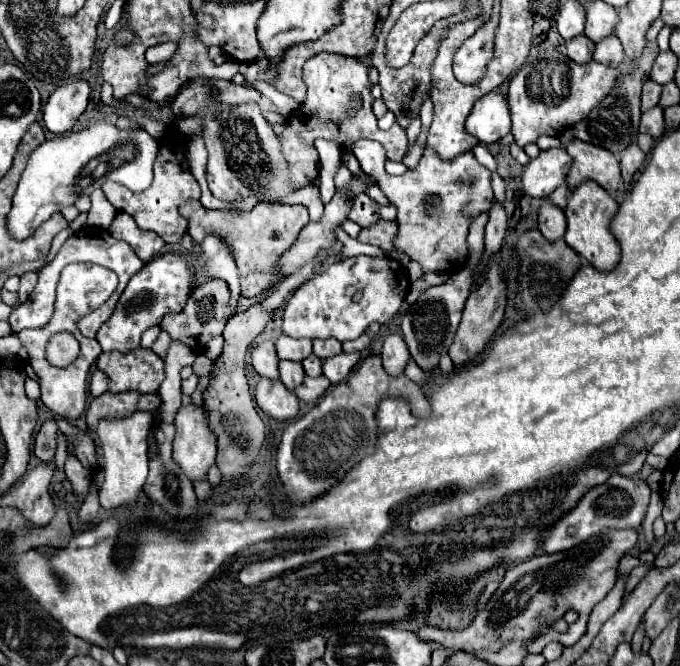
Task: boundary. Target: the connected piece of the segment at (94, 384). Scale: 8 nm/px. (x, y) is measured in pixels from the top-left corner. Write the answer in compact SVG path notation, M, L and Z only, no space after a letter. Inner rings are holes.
M95 370L95 372L91 374L89 390L91 390L91 394L93 394L93 396L99 396L99 394L103 394L103 392L107 390L107 376L105 376L105 372Z

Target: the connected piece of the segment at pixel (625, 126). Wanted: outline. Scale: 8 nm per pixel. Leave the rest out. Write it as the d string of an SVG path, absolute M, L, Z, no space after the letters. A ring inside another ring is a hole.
M657 18L649 30L647 30L647 44L643 48L643 54L635 60L629 60L629 62L623 62L619 66L619 78L615 80L615 86L613 90L609 92L609 96L589 112L589 116L581 122L577 122L573 128L571 128L571 134L583 142L589 142L589 144L597 144L597 146L603 146L607 150L611 150L615 156L619 156L623 152L623 148L627 148L627 144L635 142L635 136L639 132L639 116L641 116L641 86L643 82L649 78L649 72L651 72L651 66L653 66L653 60L655 56L659 54L659 46L657 46L657 34L659 30L663 28L663 20Z

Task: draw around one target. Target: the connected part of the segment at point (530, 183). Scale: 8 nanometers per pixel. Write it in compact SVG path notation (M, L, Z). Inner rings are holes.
M565 148L543 150L523 168L523 190L533 198L549 196L565 180L569 166L571 156L567 156Z

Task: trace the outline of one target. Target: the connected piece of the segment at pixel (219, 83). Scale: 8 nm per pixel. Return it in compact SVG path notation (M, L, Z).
M211 80L211 84L219 88L219 92L221 92L219 98L227 104L239 104L239 102L247 102L247 100L259 102L259 98L261 98L259 92L249 92L249 88L237 86L229 80Z

